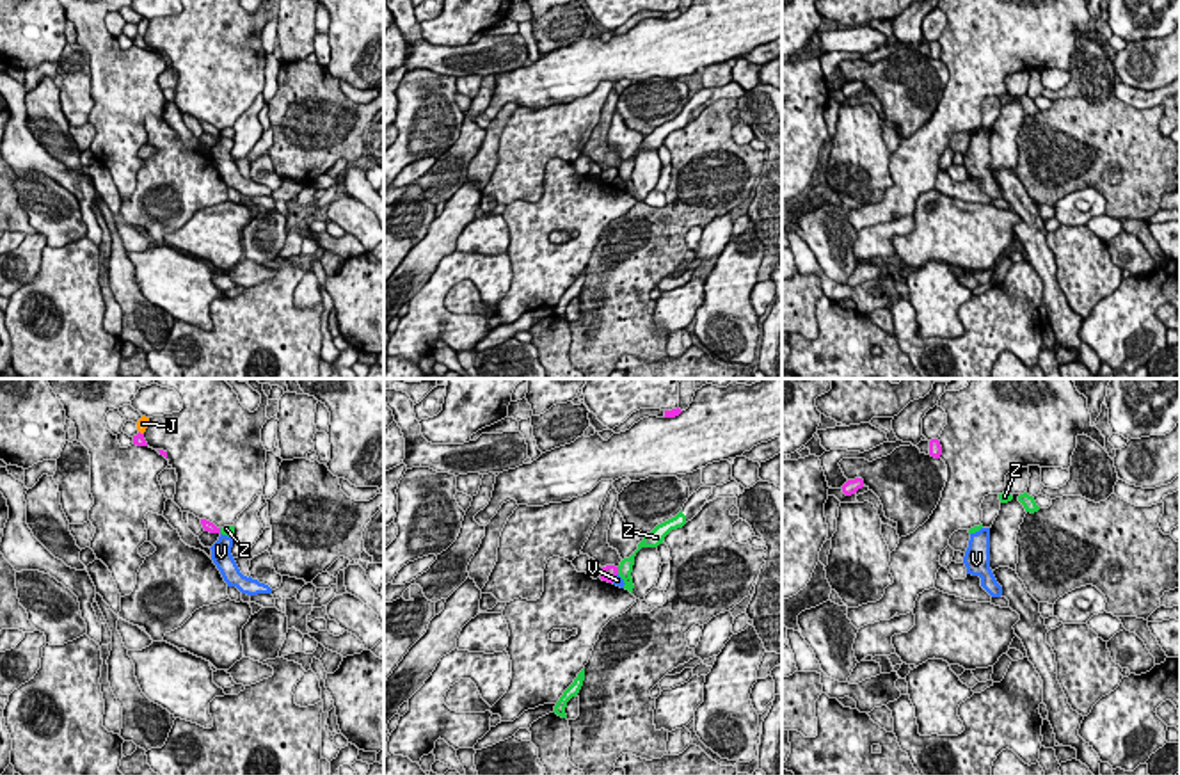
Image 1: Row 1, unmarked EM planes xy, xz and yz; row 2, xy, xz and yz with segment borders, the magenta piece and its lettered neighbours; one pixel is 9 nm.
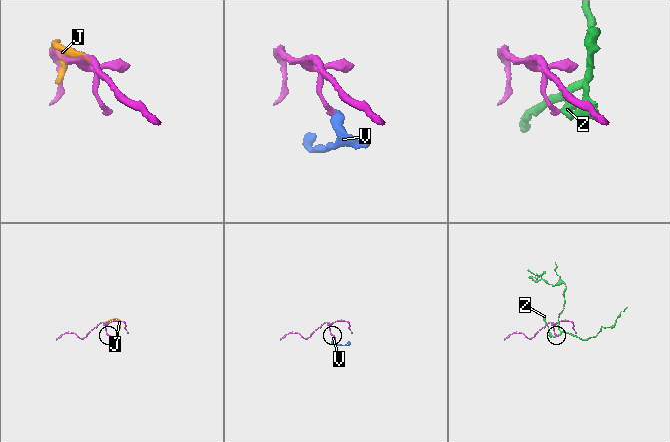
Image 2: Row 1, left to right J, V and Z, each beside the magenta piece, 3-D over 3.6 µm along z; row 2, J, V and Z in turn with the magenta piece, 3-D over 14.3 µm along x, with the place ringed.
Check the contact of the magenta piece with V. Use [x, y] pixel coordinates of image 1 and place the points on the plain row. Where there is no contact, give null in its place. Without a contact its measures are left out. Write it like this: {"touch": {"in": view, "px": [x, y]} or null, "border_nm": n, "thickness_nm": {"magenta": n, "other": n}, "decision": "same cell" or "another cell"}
{"touch": {"in": "xz", "px": [613, 178]}, "border_nm": 110, "thickness_nm": {"magenta": 140, "other": 90}, "decision": "another cell"}

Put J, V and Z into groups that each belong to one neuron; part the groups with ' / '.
J V / Z

